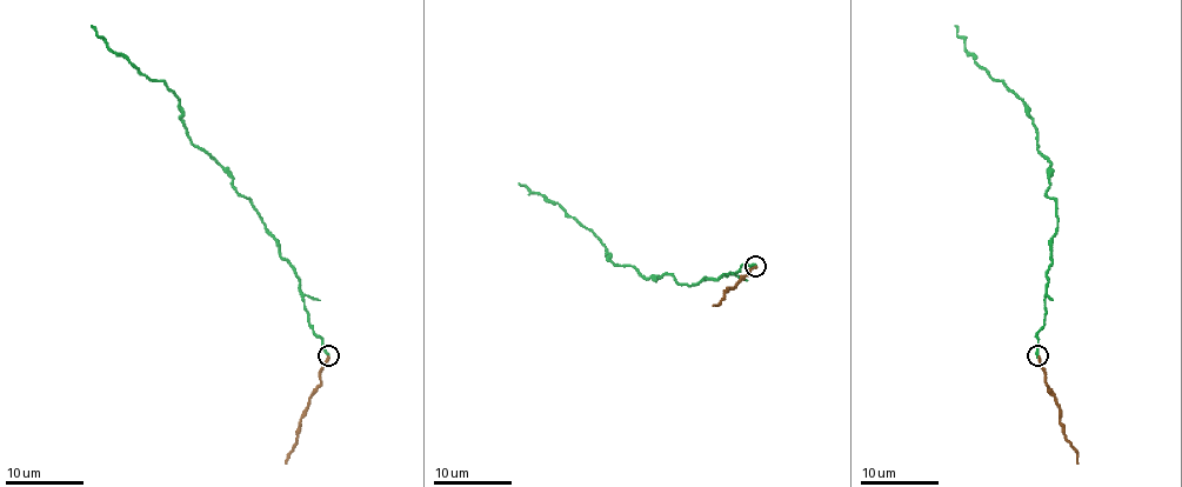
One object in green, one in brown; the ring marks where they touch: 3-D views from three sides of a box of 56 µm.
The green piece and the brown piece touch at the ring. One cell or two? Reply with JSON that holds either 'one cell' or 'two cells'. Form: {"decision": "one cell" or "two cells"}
{"decision": "two cells"}

